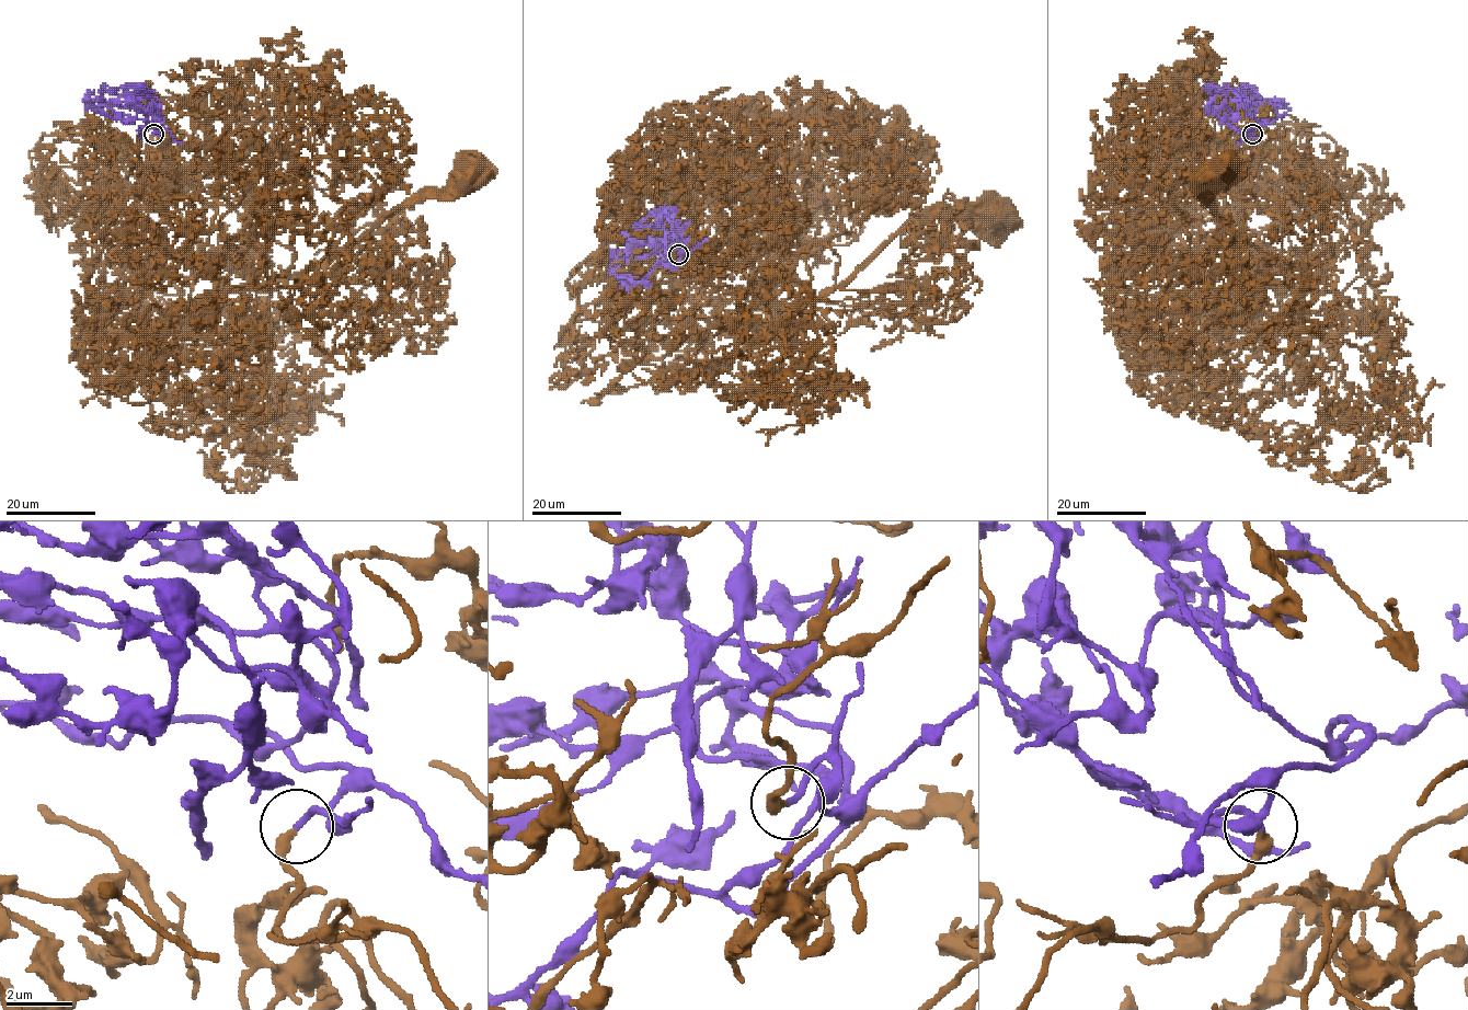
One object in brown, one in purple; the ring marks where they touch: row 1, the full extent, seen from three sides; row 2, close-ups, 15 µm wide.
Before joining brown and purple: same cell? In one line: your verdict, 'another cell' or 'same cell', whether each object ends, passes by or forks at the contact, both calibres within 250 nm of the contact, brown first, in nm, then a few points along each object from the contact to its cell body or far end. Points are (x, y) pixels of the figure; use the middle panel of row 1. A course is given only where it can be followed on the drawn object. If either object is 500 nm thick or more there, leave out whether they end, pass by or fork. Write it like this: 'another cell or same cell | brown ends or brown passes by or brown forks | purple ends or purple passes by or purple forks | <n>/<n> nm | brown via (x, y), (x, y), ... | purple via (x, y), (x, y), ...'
same cell | brown ends | purple ends | 340/200 nm | brown via (678, 254), (702, 219), (740, 220), (721, 234), (729, 263), (781, 305), (805, 303), (921, 217), (995, 214) | purple via (678, 254), (673, 268), (684, 251), (666, 245), (678, 234), (661, 213), (673, 218), (665, 261)

